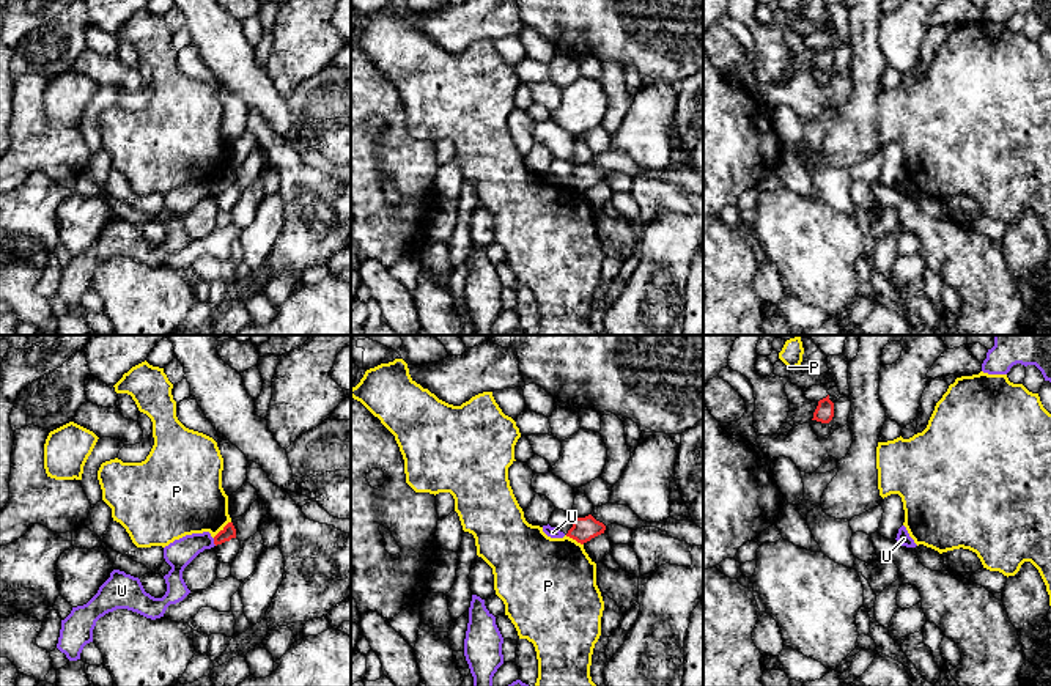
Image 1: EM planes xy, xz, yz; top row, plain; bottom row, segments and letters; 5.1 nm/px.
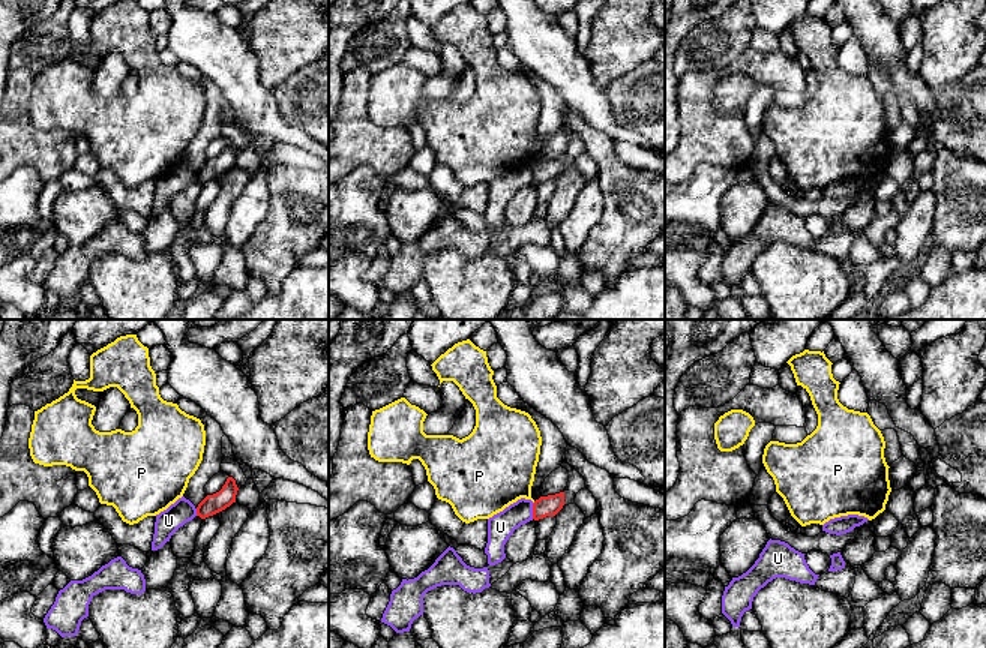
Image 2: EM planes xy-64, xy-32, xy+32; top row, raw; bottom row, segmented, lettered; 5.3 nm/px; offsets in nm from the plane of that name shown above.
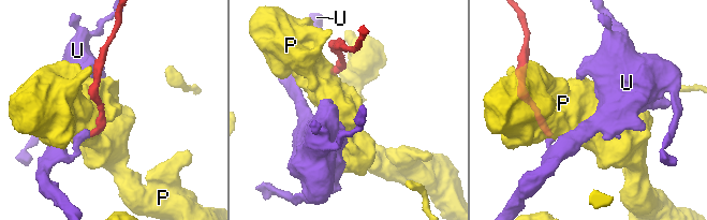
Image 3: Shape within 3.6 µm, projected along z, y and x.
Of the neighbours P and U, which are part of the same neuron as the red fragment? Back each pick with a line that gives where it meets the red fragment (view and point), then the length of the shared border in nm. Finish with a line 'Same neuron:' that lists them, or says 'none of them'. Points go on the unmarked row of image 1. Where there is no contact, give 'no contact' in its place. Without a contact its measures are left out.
Same neuron: none of them

